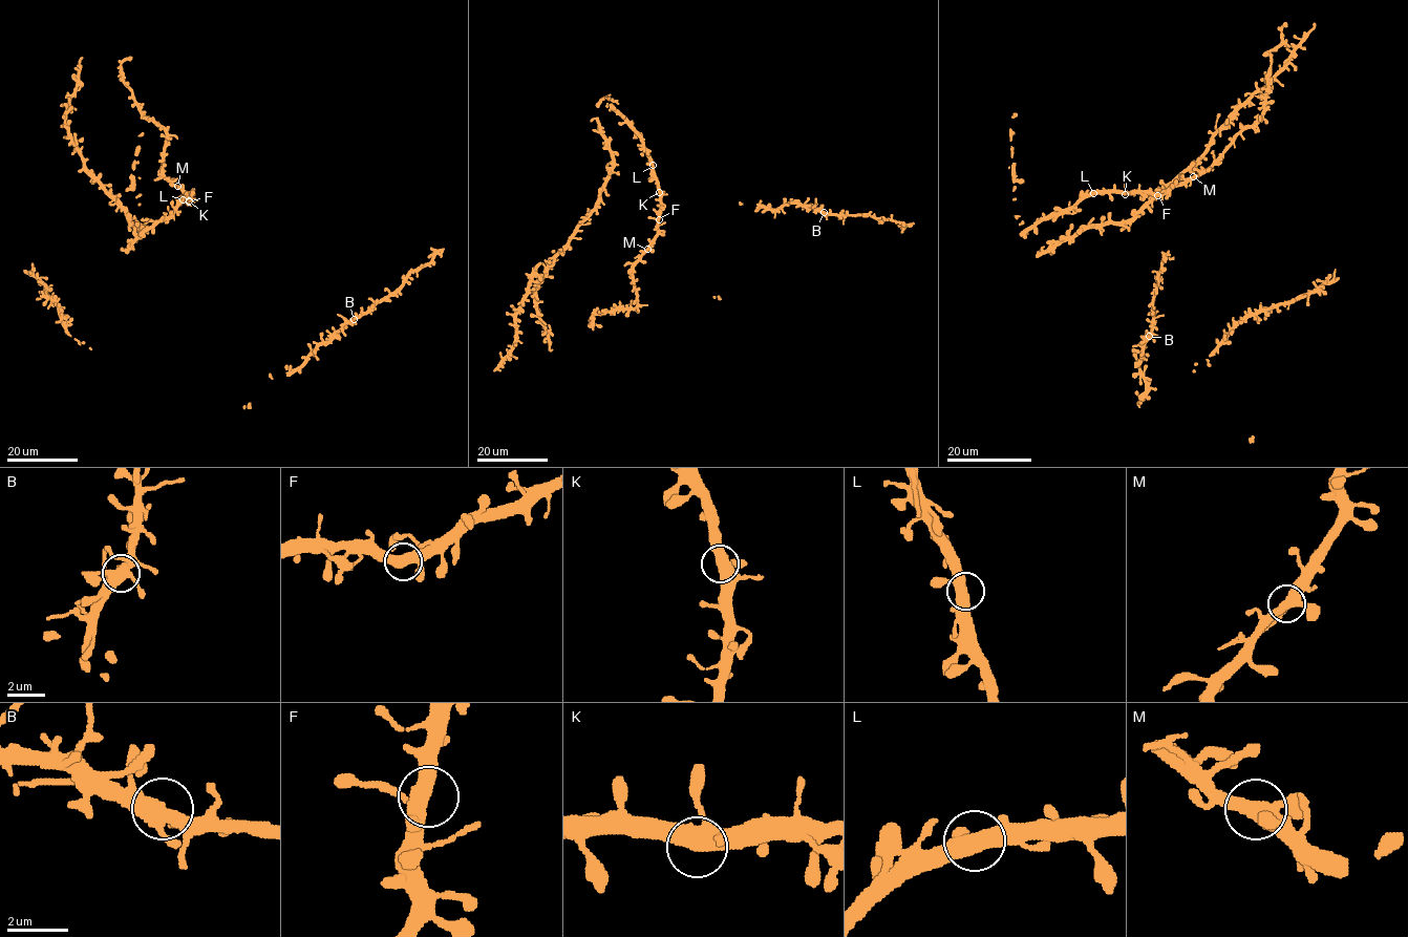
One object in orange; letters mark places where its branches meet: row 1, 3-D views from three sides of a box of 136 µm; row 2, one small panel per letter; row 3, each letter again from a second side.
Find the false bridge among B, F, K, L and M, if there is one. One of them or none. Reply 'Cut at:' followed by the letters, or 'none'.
Cut at: none

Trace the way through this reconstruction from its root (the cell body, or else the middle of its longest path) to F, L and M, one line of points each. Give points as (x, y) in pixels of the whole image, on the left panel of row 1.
F: (165, 217), (183, 199), (190, 198), (189, 201)
L: (165, 217), (183, 199)
M: (165, 217), (183, 199), (190, 198), (177, 186)

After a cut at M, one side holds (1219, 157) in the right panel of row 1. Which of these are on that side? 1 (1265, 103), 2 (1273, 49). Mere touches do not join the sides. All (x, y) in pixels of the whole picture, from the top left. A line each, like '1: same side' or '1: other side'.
1: same side
2: same side

